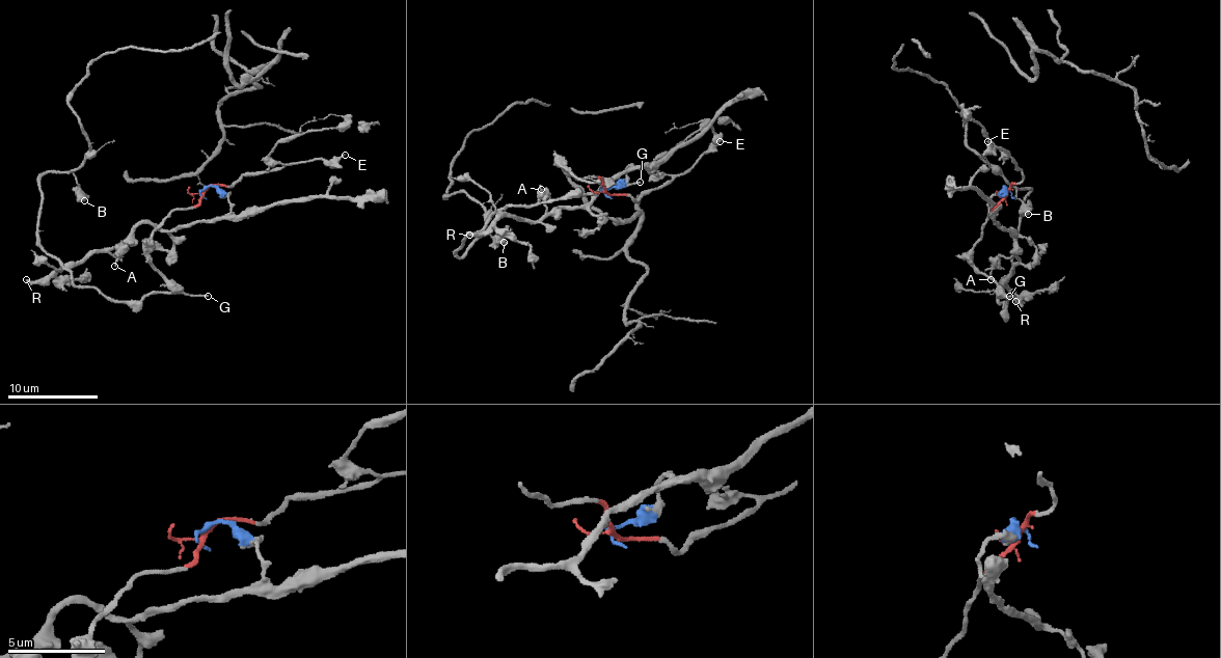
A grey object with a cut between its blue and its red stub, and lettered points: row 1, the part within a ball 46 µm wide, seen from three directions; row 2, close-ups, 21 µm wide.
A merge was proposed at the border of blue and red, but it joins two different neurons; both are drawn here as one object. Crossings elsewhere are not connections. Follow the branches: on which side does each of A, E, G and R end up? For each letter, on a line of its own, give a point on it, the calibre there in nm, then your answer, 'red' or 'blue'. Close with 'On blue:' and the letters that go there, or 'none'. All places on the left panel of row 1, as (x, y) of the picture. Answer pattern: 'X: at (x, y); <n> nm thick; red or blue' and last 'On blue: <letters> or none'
A: at (114, 266); 140 nm thick; blue
E: at (345, 155); 170 nm thick; red
G: at (208, 296); 140 nm thick; red
R: at (26, 279); 320 nm thick; blue
On blue: A, R

